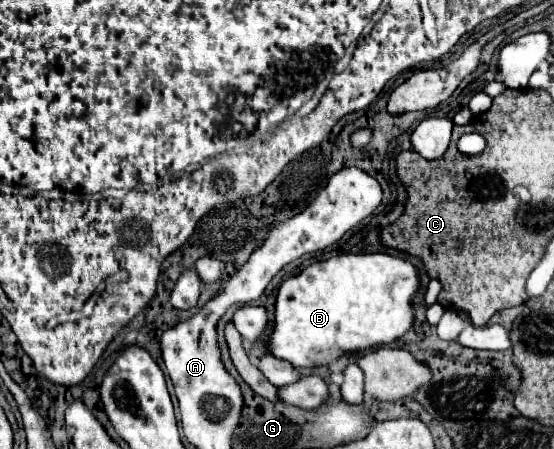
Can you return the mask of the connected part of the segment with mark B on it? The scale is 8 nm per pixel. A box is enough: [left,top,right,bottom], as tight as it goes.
[270,253,420,367]

